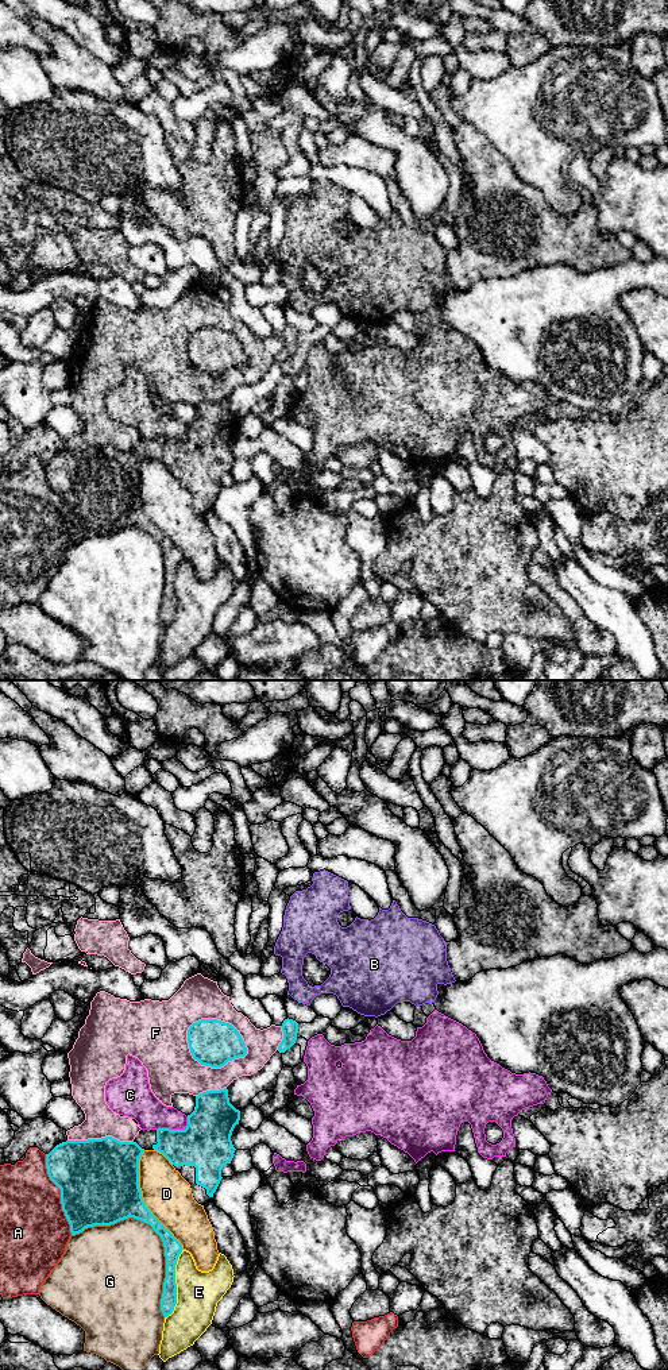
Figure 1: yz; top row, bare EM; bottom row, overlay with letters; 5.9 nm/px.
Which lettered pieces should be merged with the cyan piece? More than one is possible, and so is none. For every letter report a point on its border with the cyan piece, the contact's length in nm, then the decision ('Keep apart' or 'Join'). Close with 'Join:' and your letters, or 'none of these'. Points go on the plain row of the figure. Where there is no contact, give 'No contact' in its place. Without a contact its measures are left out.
A: Touches cyan at yz (61, 504). Shared border 500 nm. Keep apart
B: No contact. Join
C: Touches cyan at yz (176, 439). Shared border 200 nm. Keep apart
D: Touches cyan at yz (142, 509). Shared border 650 nm. Keep apart
E: Touches cyan at yz (176, 593). Shared border 420 nm. Keep apart
F: Touches cyan at yz (223, 331). Shared border 400 nm. Keep apart
G: Touches cyan at yz (155, 540). Shared border 750 nm. Keep apart
Join: B

